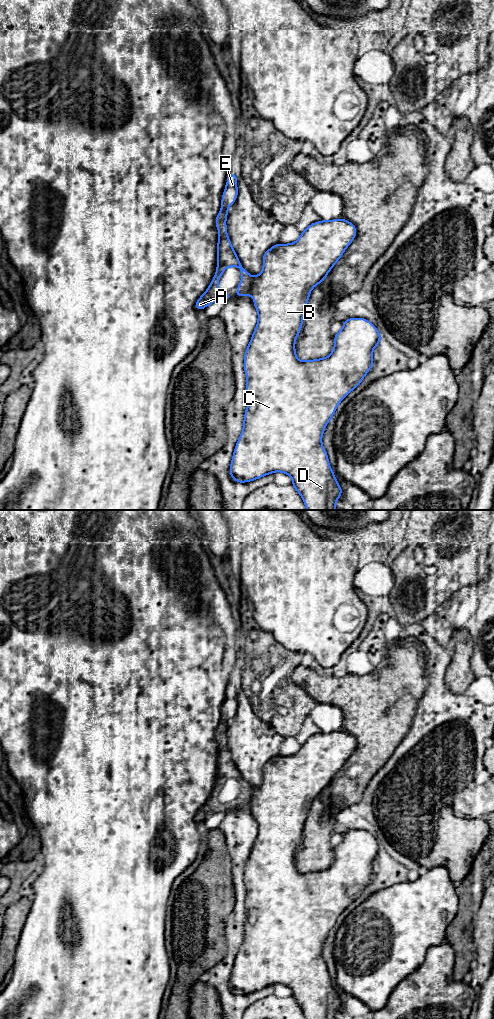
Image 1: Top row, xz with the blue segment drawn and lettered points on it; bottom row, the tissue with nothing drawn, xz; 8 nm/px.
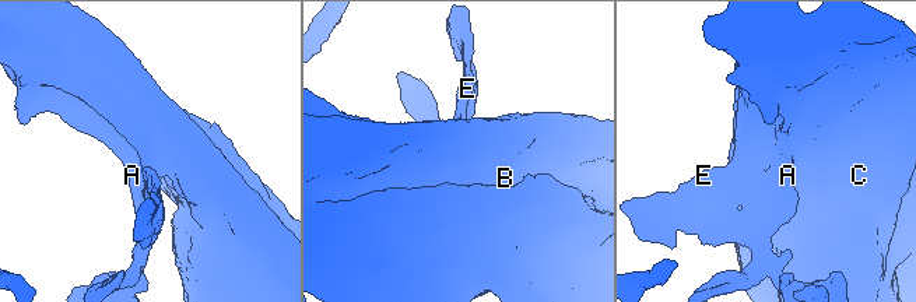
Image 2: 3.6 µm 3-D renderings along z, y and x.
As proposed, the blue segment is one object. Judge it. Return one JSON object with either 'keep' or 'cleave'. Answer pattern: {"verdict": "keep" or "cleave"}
{"verdict": "keep"}

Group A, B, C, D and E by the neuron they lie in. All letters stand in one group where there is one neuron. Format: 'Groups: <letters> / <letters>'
Groups: A B C D E

